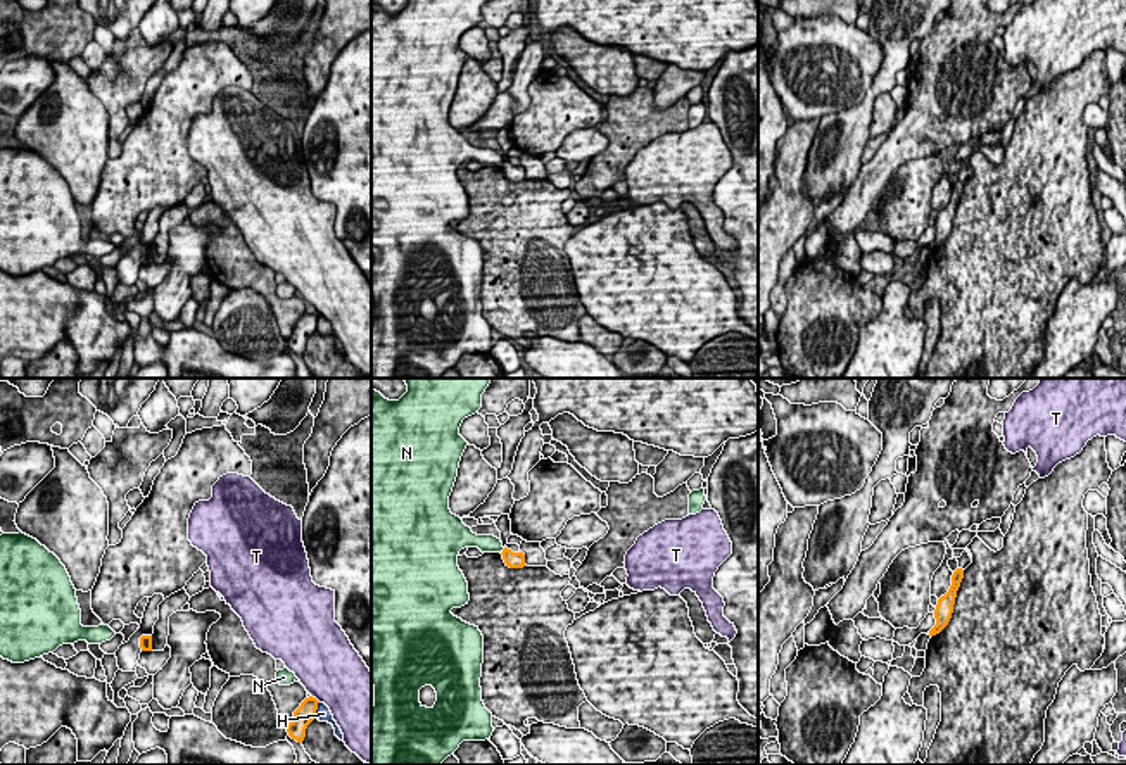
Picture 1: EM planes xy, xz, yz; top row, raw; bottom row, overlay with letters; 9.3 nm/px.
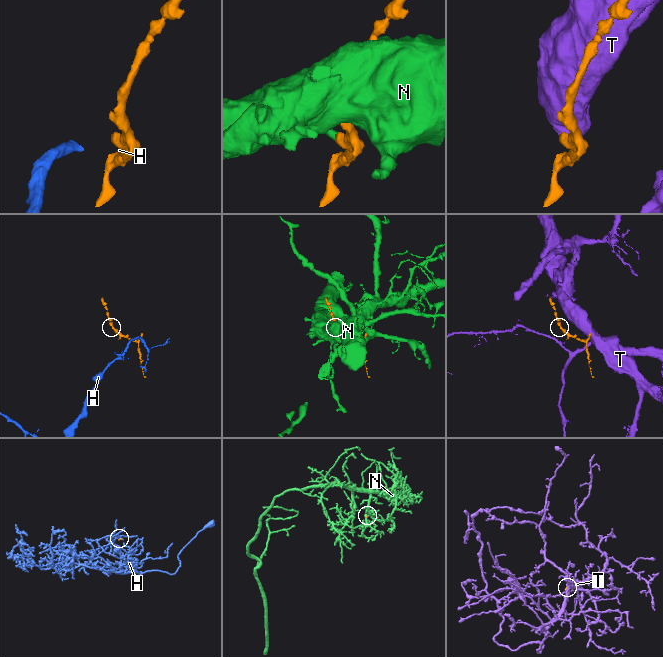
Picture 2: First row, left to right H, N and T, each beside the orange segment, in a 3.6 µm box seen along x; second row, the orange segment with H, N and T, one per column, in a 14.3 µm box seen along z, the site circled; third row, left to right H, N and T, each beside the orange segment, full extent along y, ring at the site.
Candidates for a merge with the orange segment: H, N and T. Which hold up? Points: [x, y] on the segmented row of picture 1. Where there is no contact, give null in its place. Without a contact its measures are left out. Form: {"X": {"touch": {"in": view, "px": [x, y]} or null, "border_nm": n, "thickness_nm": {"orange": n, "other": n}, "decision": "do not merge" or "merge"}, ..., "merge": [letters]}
{"H": {"touch": {"in": "xy", "px": [316, 708]}, "border_nm": 160, "thickness_nm": {"orange": 180, "other": 140}, "decision": "do not merge"}, "N": {"touch": {"in": "xz", "px": [503, 551]}, "border_nm": 70, "thickness_nm": {"orange": 160, "other": 160}, "decision": "do not merge"}, "T": {"touch": {"in": "xy", "px": [315, 698]}, "border_nm": 120, "thickness_nm": {"orange": 180, "other": 500}, "decision": "do not merge"}, "merge": []}

